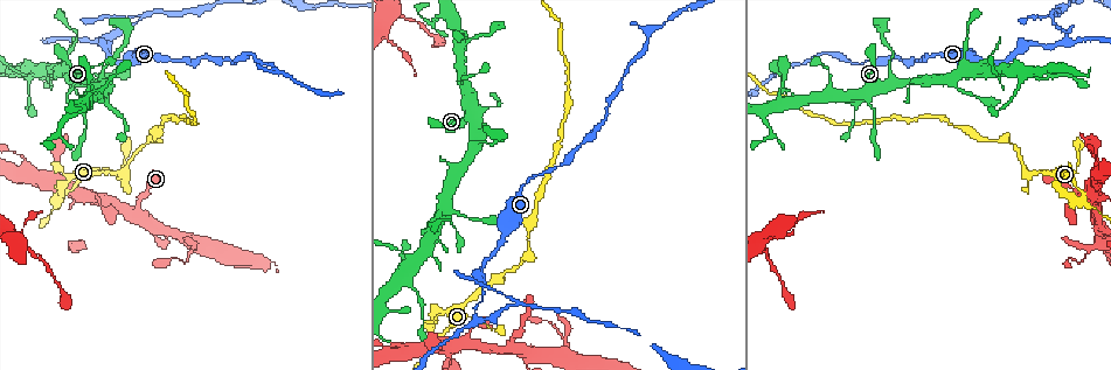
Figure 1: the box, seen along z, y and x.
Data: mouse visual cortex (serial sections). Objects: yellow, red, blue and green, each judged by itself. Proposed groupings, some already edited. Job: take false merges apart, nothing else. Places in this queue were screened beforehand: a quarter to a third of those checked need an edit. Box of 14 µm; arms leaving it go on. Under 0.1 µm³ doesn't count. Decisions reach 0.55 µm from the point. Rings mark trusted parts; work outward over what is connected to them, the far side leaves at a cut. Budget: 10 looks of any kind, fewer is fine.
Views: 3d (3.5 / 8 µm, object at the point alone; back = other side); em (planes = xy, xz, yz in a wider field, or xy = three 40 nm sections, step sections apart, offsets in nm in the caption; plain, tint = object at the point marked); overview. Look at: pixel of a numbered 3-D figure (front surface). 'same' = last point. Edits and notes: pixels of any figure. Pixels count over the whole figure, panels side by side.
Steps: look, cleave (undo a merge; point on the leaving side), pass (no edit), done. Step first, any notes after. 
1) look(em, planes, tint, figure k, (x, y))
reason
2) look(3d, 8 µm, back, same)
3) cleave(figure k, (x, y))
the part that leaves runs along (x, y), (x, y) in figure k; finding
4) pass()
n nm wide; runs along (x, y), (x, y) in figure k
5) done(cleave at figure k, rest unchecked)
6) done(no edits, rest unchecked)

look(3d, 3.5 µm, figure 1, (474, 143))
abrupt turn

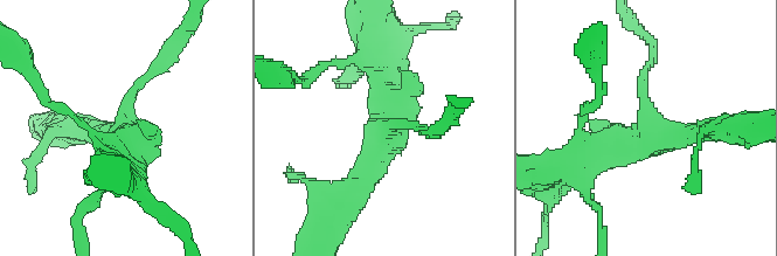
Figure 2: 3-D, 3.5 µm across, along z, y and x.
look(em, xy, step 1, tint, figure 2, (385, 135))
3 arms; arms of 150, 300, 300 nm; now the EM

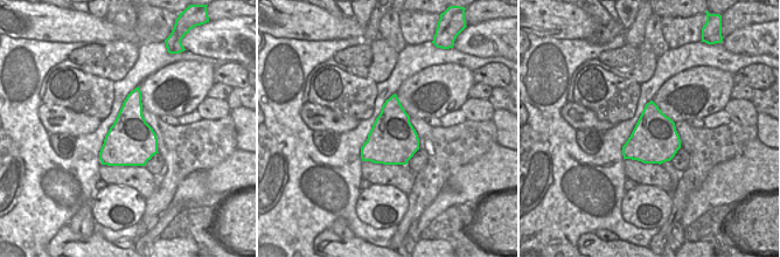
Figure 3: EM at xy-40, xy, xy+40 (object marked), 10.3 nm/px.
pass()
one cell here

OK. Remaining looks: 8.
look(3d, 3.5 µm, figure 1, (1067, 43))
branch point

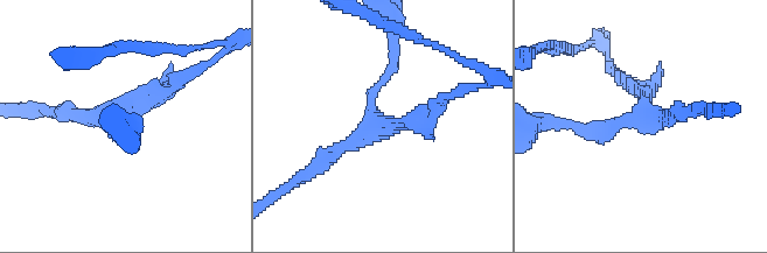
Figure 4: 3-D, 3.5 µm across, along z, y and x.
look(em, xy, step 3, tint, figure 4, (644, 115))
3 arms; arms of 150, 200, 200 nm; shape alone is not enough

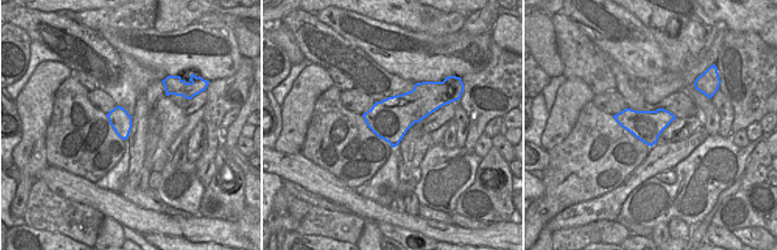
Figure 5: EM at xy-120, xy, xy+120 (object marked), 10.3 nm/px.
pass()
420 nm wide; runs along (581, 131), (648, 117), (627, 84) in figure 4; all the same cell

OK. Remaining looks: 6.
look(3d, 3.5 µm, figure 1, (433, 310))
abrupt turn

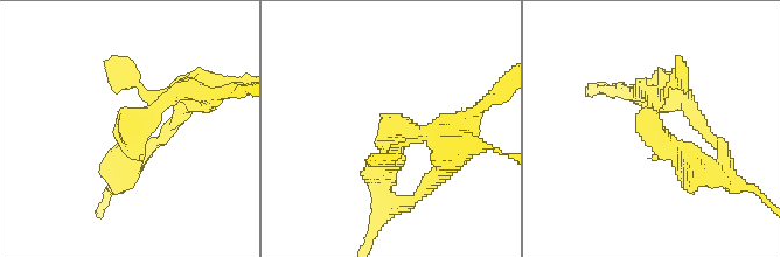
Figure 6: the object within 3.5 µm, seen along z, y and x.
look(em, xy, step 1, tint, figure 6, (395, 128))
need the tissue

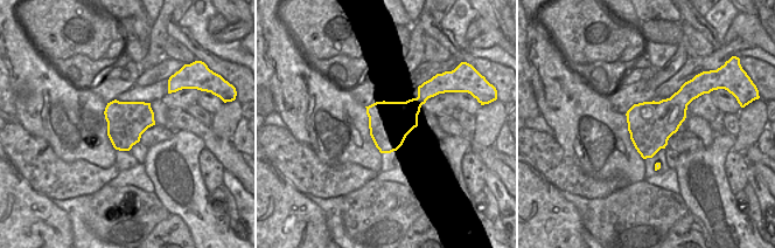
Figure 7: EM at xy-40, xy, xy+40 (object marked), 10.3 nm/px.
pass()
440 nm wide; runs along (196, 88), (131, 131), (120, 178) in figure 6; one cell here

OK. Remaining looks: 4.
look(3d, 3.5 µm, figure 1, (1092, 167))
two arms in line, one across

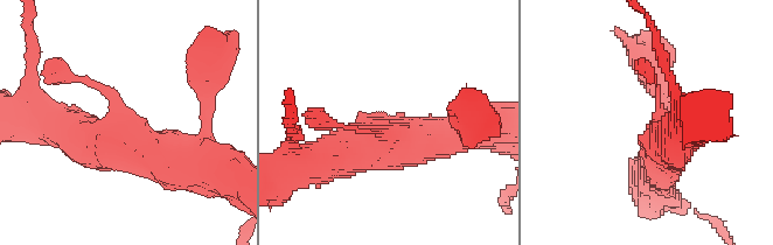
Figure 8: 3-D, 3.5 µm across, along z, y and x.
look(em, xy, step 5, tint, figure 8, (121, 118))
3 arms; arms of 100, 500, 500 nm; now the EM

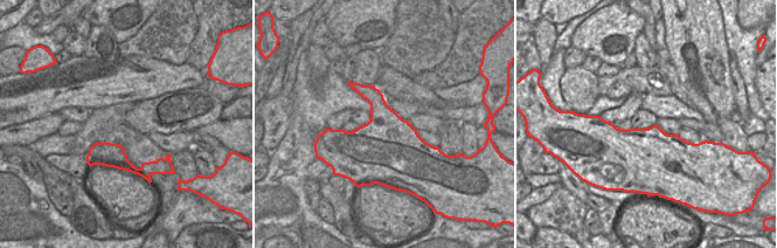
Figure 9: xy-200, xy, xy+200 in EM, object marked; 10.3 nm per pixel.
pass()
runs along (196, 162), (56, 123) in figure 8; all the same cell

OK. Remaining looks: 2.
done(no edits, rest unchecked)

